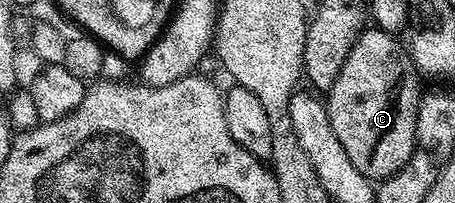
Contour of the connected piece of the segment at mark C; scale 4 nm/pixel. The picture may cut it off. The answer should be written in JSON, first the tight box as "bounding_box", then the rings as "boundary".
{"bounding_box":[326,29,422,181],"boundary":[[[379,29],[364,30],[354,49],[350,49],[346,65],[342,65],[334,85],[326,91],[326,106],[334,137],[342,141],[342,149],[346,149],[350,161],[354,161],[354,169],[358,169],[358,173],[373,181],[383,181],[398,173],[398,169],[402,169],[402,165],[410,161],[412,150],[416,148],[416,110],[422,94],[422,79],[412,56],[409,55],[409,48],[398,40],[400,39],[390,32]]]}

